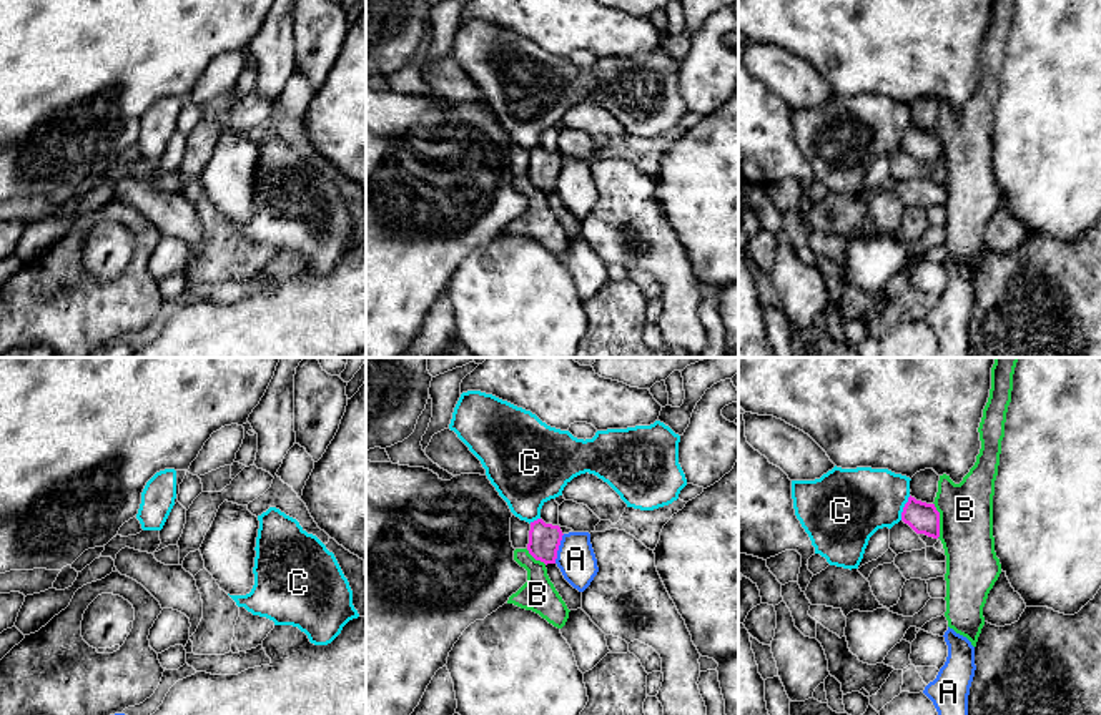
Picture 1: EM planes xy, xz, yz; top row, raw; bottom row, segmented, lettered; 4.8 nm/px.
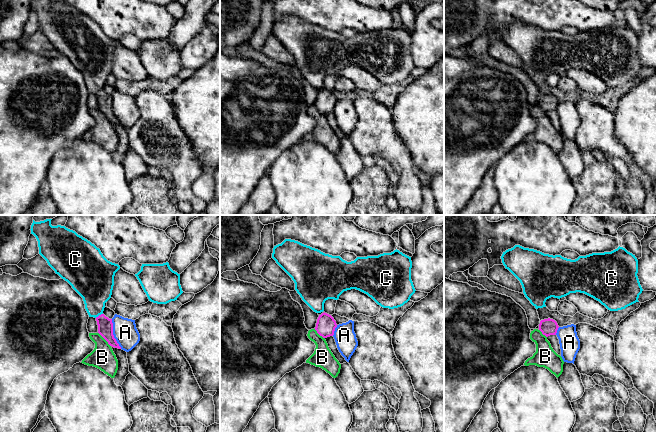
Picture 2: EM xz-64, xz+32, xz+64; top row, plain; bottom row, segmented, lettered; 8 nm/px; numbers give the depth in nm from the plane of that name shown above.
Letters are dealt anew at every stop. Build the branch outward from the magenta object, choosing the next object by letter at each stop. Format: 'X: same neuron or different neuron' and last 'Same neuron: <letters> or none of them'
A: different neuron
B: different neuron
C: different neuron
Same neuron: none of them

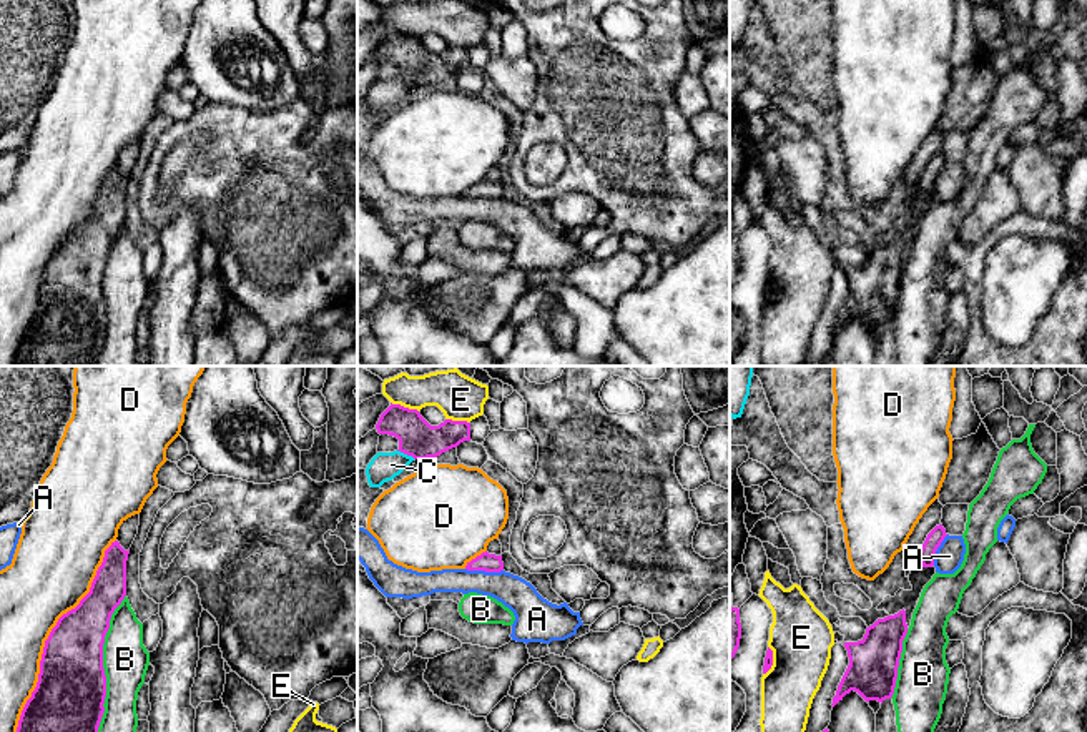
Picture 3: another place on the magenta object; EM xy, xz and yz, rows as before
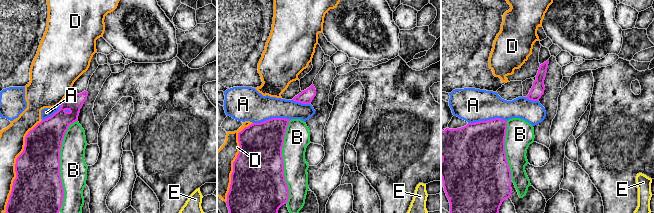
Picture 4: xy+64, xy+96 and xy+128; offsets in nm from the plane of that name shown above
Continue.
A: different neuron
B: different neuron
C: different neuron
D: different neuron
E: different neuron
Same neuron: none of them

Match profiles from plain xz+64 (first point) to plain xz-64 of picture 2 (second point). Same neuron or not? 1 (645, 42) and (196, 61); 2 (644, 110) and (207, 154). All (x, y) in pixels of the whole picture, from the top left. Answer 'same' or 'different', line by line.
1: same
2: same

